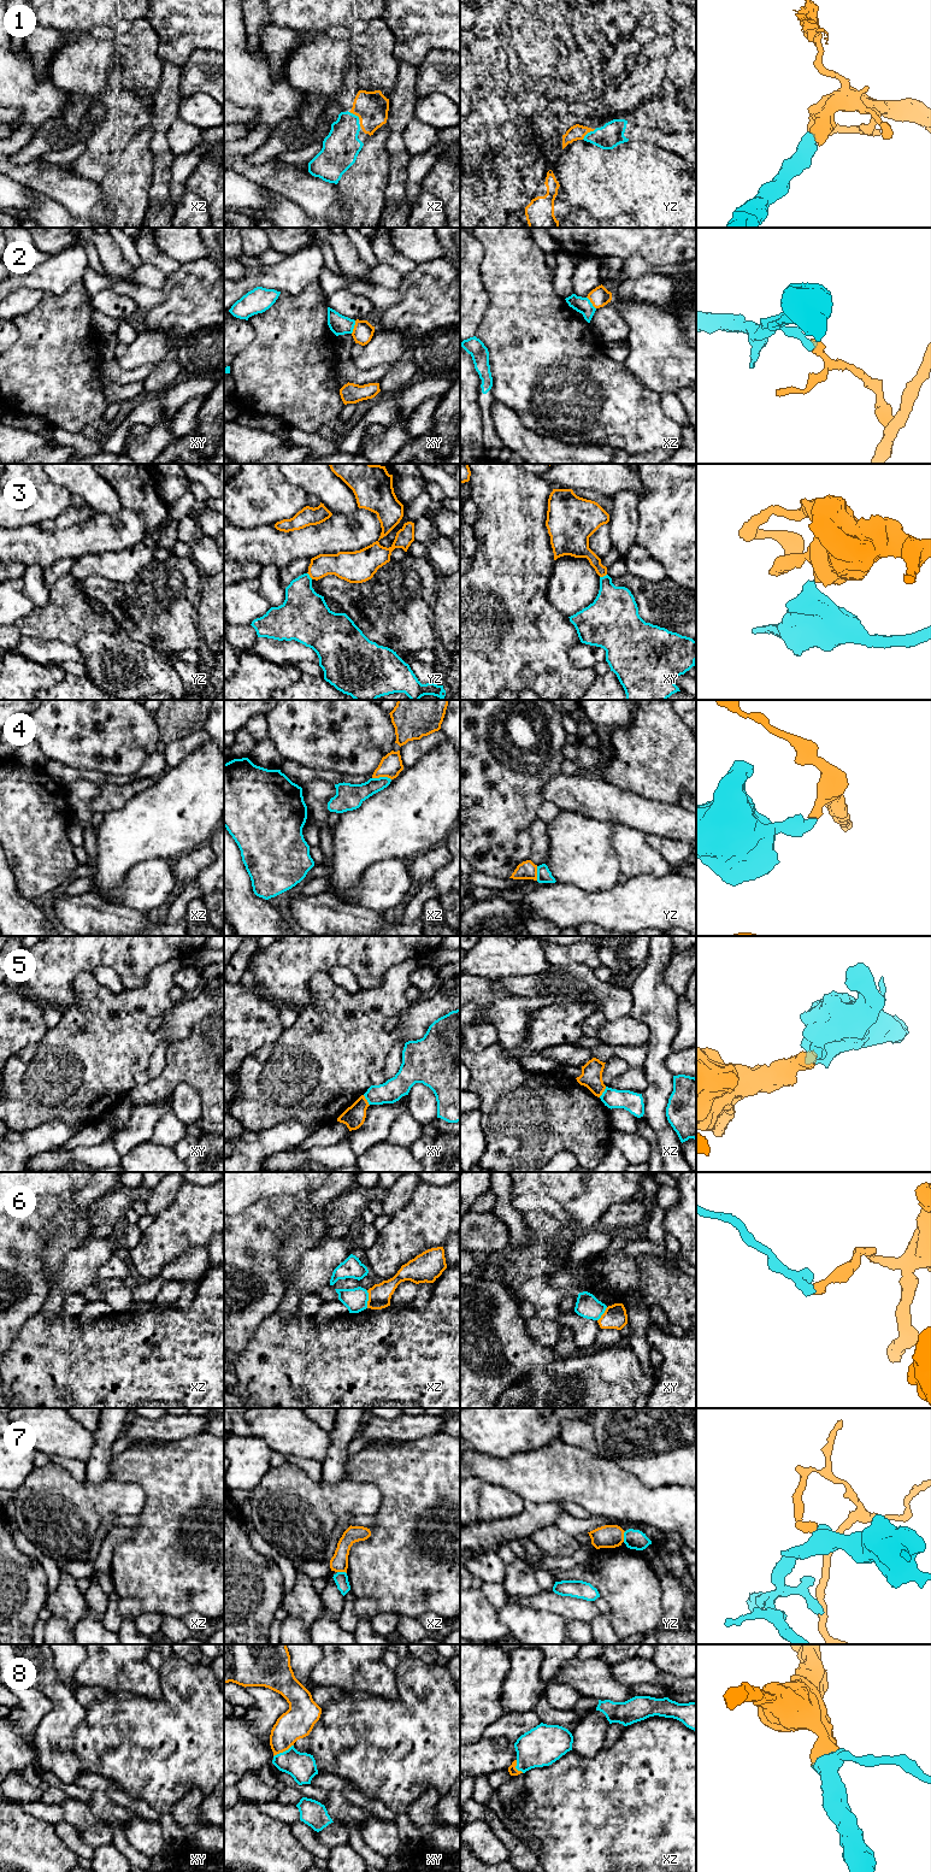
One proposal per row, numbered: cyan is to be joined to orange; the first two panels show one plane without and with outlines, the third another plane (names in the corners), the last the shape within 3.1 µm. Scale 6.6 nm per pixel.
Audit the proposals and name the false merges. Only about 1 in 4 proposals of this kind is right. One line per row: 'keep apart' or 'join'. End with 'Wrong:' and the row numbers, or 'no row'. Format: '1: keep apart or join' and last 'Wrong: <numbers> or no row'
1: join
2: keep apart
3: keep apart
4: keep apart
5: keep apart
6: keep apart
7: keep apart
8: join
Wrong: 2, 3, 4, 5, 6, 7

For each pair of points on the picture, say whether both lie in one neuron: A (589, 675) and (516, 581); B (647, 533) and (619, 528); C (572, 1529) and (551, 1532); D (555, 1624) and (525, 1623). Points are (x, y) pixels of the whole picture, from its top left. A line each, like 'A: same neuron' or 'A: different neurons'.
A: same neuron
B: different neurons
C: different neurons
D: same neuron

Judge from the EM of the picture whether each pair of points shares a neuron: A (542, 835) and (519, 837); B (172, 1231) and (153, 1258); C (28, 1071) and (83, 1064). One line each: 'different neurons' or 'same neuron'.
A: different neurons
B: same neuron
C: same neuron

